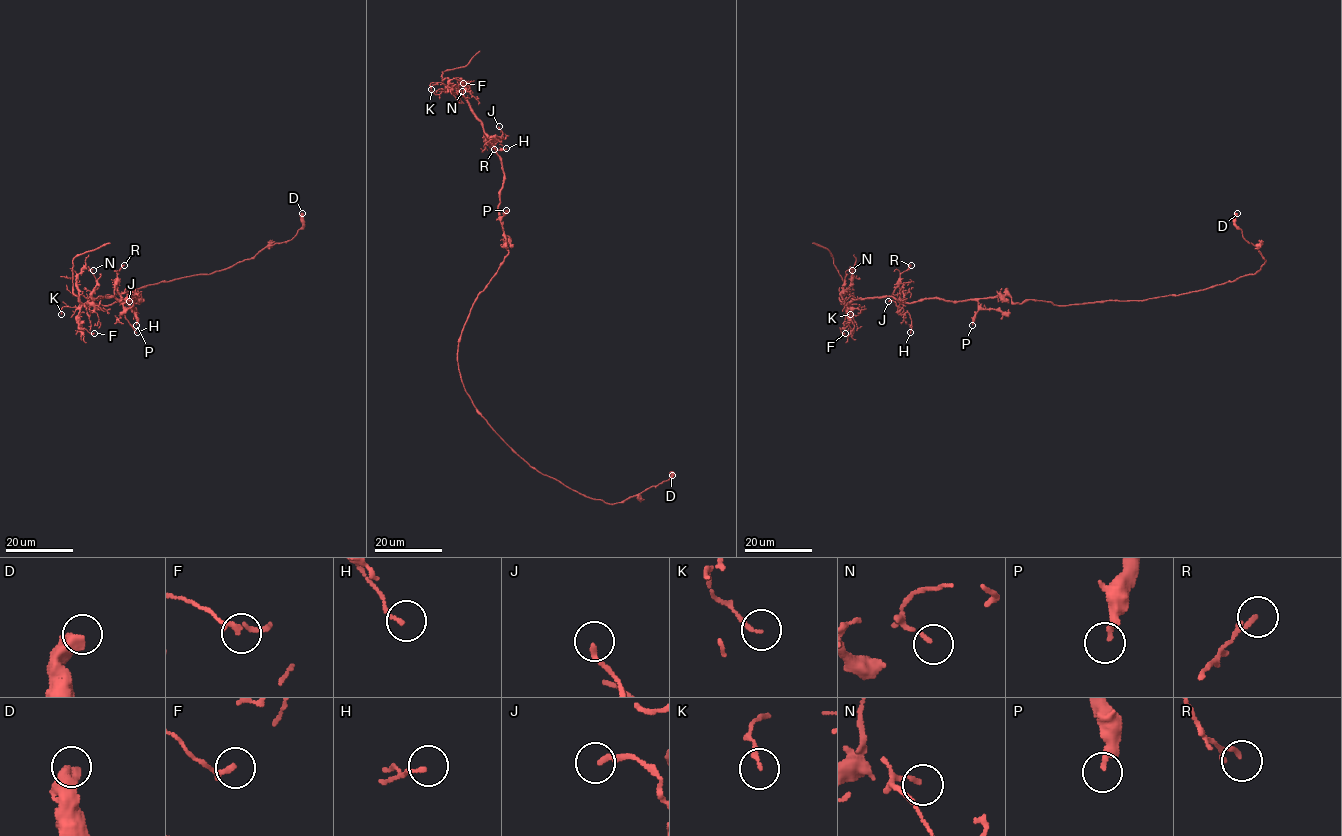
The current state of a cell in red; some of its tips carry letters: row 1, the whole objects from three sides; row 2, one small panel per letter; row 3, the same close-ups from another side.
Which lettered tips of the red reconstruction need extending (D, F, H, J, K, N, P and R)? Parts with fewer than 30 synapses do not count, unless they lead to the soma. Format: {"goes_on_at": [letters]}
{"goes_on_at": []}

